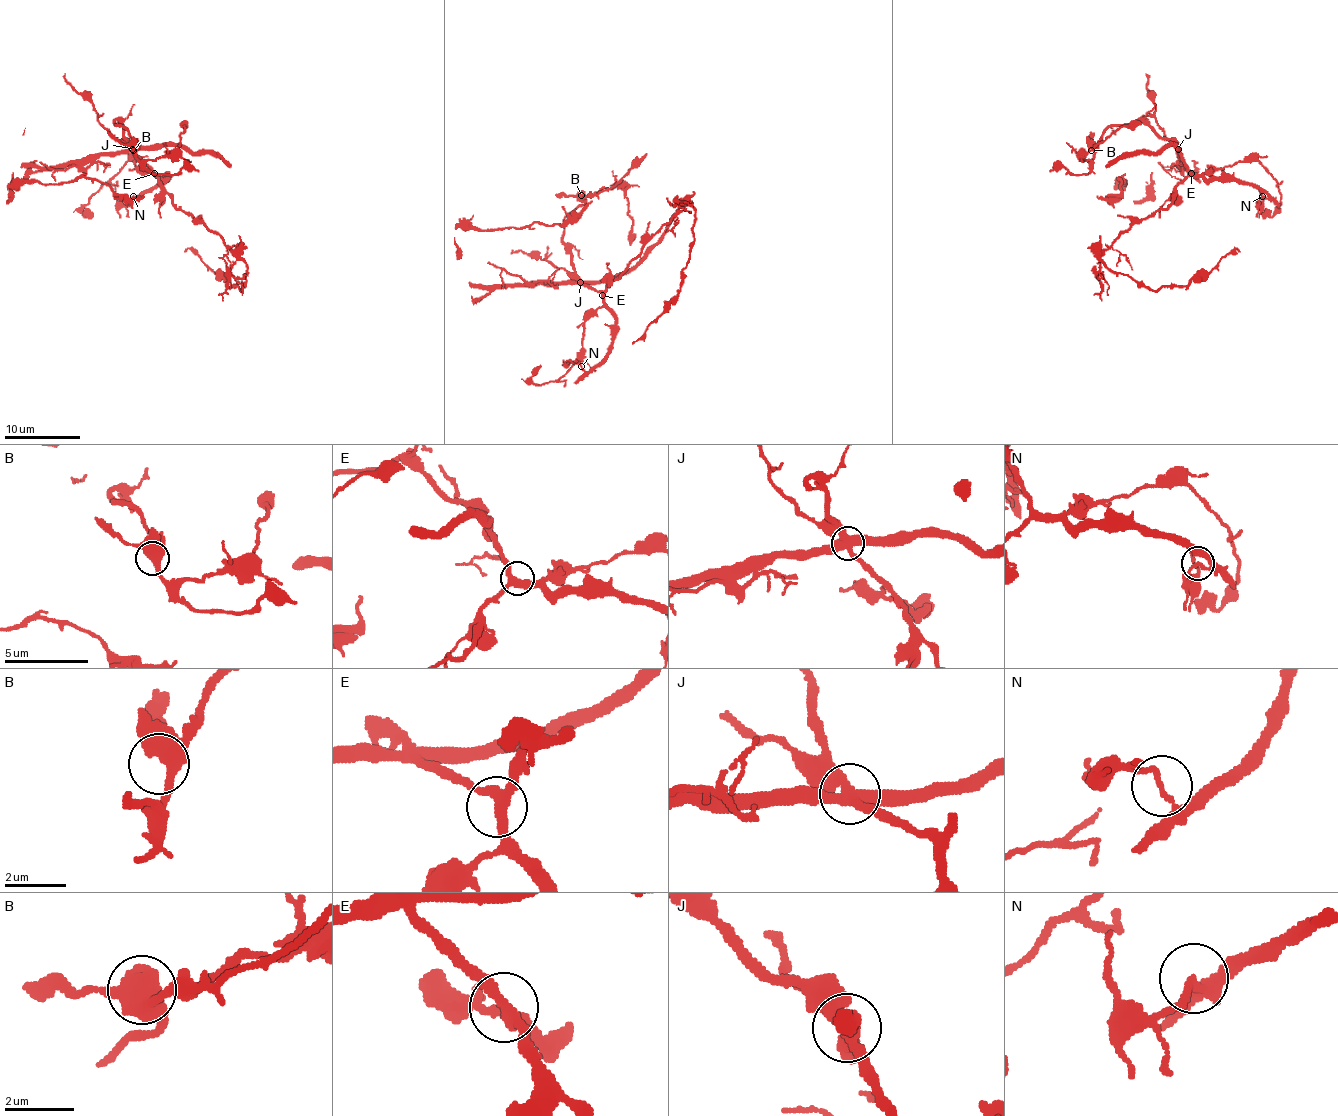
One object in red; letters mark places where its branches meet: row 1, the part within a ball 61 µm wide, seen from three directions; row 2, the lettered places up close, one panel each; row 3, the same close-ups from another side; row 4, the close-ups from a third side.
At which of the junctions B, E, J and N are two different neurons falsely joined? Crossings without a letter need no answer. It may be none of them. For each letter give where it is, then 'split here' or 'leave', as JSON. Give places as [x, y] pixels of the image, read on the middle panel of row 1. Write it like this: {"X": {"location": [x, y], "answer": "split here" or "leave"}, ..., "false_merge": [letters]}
{"B": {"location": [581, 195], "answer": "leave"}, "E": {"location": [602, 295], "answer": "leave"}, "J": {"location": [580, 282], "answer": "split here"}, "N": {"location": [581, 366], "answer": "leave"}, "false_merge": ["J"]}

